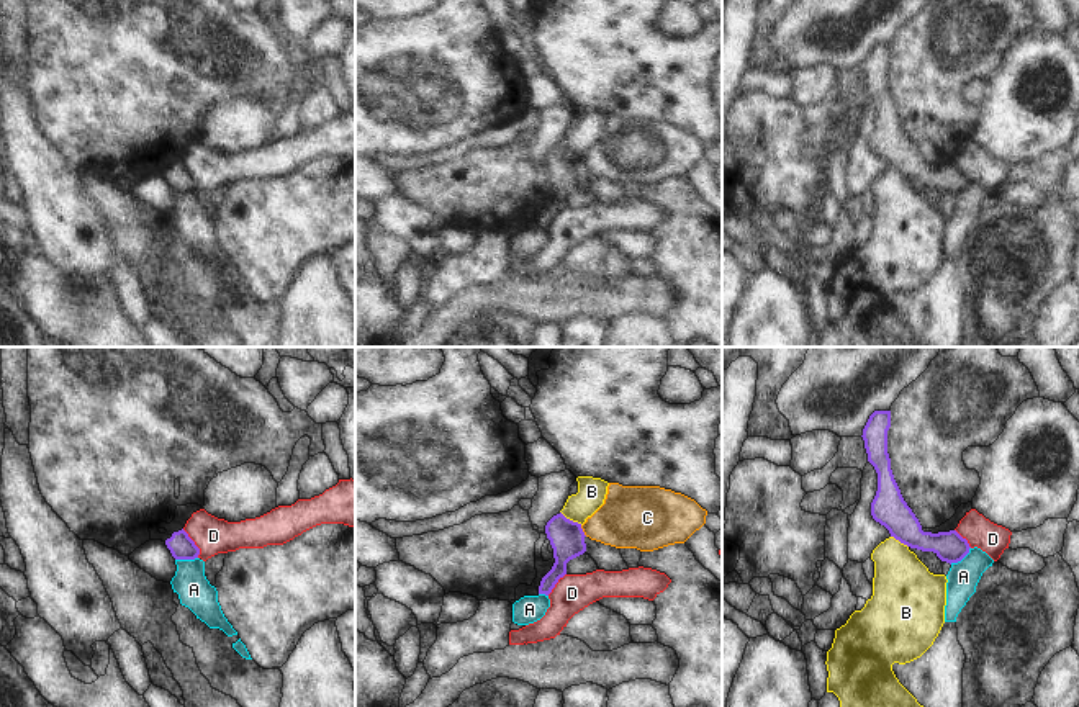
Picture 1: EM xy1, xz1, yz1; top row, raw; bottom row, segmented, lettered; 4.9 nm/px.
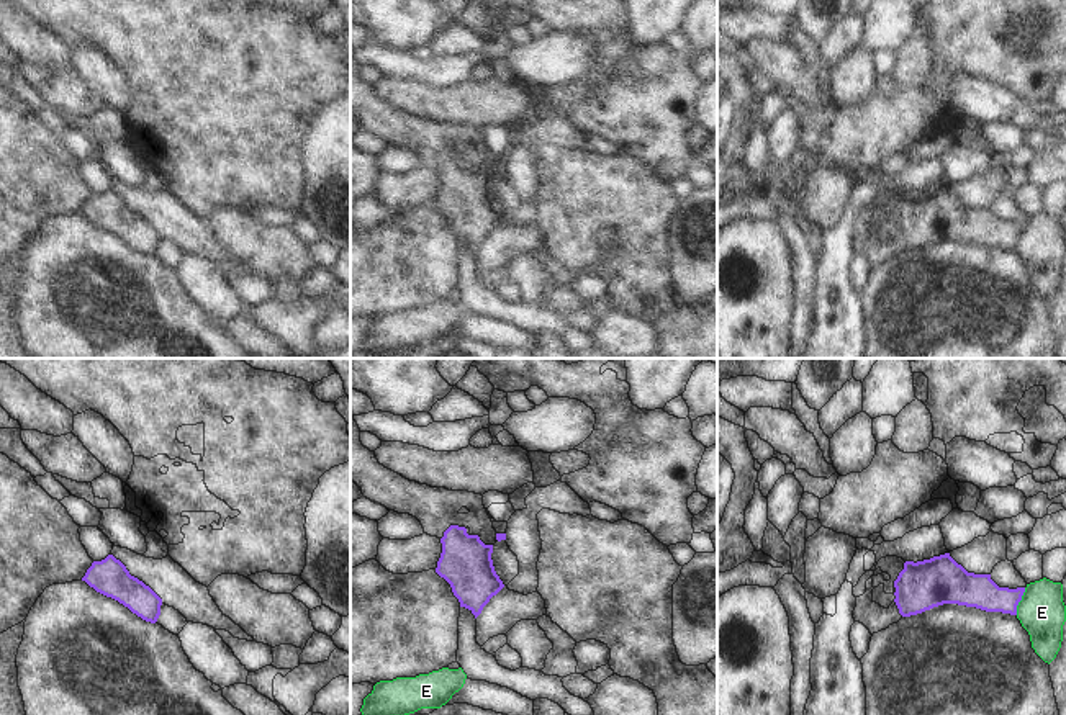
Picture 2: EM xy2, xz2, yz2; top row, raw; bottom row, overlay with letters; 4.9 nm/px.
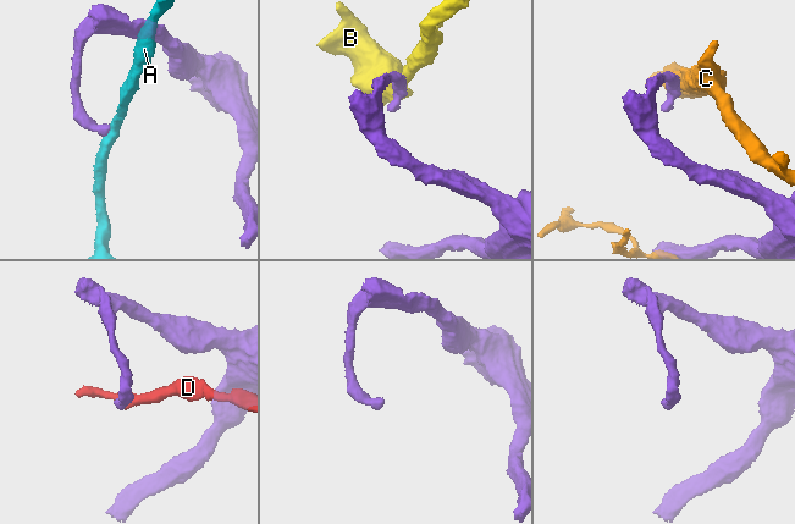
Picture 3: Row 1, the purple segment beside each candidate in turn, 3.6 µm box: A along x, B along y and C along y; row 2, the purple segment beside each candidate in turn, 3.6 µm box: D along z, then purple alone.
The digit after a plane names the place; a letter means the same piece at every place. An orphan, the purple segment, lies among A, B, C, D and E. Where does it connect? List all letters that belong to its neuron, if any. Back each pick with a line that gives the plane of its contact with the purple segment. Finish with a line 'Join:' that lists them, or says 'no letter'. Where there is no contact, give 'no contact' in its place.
Join: no letter

